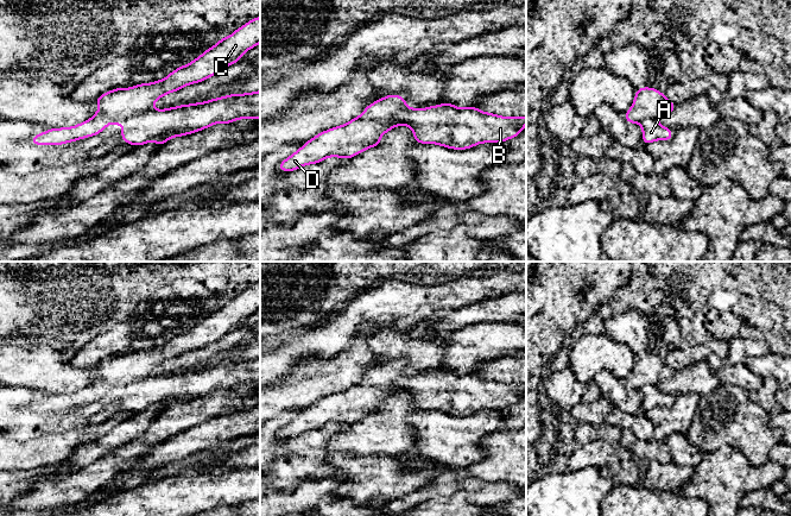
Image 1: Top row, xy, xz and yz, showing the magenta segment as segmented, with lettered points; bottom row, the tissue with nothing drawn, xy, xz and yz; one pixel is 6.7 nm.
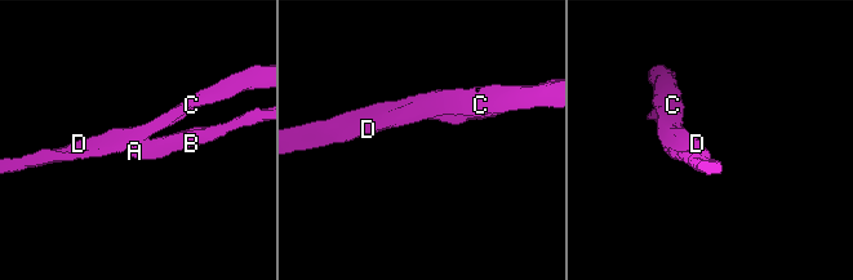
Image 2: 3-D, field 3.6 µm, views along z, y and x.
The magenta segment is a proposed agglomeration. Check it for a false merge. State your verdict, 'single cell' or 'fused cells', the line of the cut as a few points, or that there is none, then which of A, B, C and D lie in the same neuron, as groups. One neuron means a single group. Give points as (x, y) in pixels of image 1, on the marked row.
fused cells | xy (151, 107), (112, 123) | A B / C D

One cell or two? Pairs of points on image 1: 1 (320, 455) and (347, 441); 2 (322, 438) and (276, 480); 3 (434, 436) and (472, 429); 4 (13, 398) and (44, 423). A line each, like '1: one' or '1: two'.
1: two
2: one
3: one
4: one

